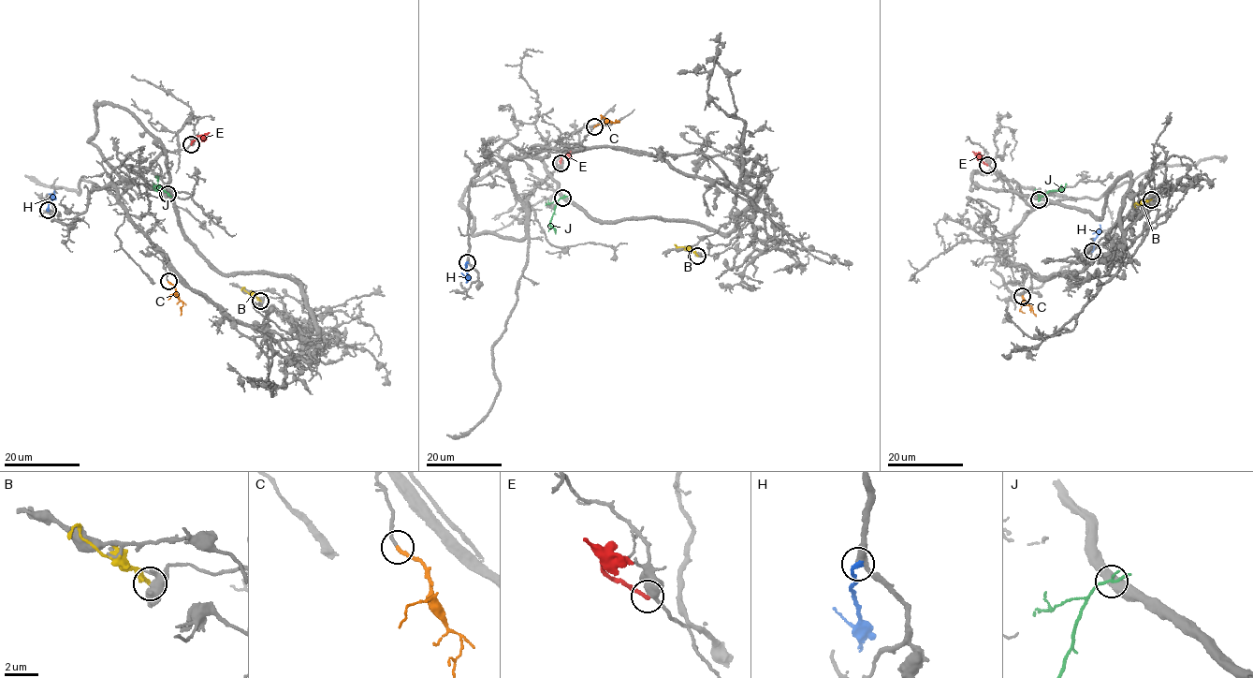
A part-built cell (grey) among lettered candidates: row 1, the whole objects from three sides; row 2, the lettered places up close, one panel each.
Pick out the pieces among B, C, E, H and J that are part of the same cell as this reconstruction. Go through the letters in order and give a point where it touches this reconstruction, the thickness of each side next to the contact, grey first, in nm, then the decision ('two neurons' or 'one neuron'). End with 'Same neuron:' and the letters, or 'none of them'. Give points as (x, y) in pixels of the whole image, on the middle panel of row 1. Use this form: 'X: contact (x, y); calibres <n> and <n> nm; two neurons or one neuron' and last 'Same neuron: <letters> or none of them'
B: contact (697, 256); calibres 440 and 240 nm; two neurons
C: contact (594, 126); calibres 150 and 190 nm; one neuron
E: contact (560, 163); calibres 400 and 240 nm; two neurons
H: contact (467, 262); calibres 360 and 240 nm; one neuron
J: contact (562, 198); calibres 480 and 200 nm; two neurons
Same neuron: C, H

